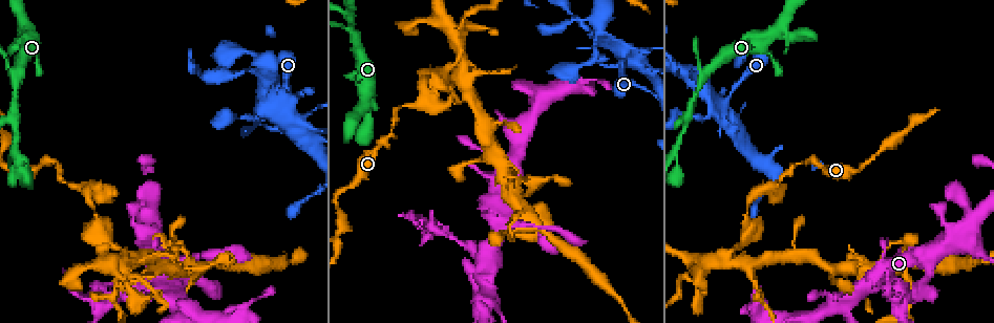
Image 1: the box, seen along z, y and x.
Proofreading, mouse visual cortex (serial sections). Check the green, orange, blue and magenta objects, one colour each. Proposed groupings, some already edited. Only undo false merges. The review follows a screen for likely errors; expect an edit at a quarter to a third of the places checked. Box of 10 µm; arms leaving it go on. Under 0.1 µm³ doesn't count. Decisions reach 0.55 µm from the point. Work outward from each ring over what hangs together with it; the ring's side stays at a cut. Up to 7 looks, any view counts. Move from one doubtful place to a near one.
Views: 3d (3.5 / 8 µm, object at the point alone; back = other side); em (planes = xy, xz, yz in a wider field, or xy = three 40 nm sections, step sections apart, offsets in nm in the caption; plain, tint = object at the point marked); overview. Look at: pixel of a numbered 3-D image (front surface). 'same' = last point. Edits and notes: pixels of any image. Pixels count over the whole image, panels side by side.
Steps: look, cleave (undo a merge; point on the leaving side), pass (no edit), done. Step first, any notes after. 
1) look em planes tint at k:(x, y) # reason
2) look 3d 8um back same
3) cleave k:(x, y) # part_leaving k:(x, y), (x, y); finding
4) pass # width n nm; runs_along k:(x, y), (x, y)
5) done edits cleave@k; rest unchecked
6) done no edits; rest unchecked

look 3d 3.5um at 1:(931, 268) # sudden change in width

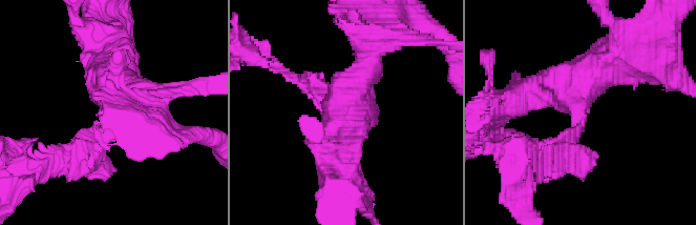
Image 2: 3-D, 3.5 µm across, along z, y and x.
look em xy step 3 tint at 2:(577, 110) # arms 3; arm_widths 200, 450, 450 nm; shape alone is not enough

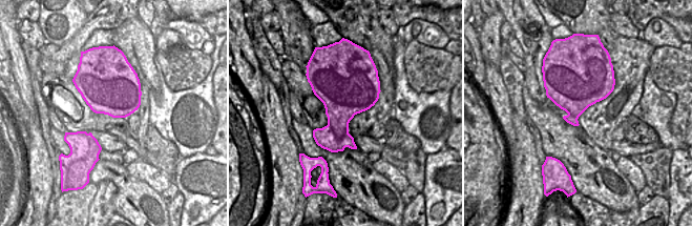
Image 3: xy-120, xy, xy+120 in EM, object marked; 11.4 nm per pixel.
cleave 2:(30, 157) # border 3:(327, 125), (339, 139), (348, 132); a second cell is stuck on

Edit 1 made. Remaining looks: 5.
look overview # see it whole again

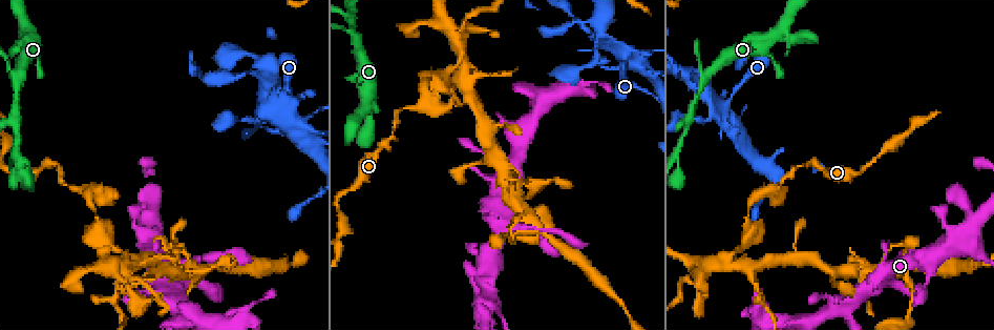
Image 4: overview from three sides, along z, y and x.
look 3d 3.5um at 4:(723, 111) # abrupt turn

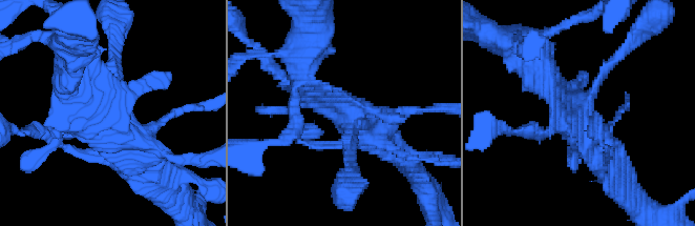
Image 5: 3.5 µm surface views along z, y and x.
look em xy step 5 tint at 5:(350, 117) # need the tissue

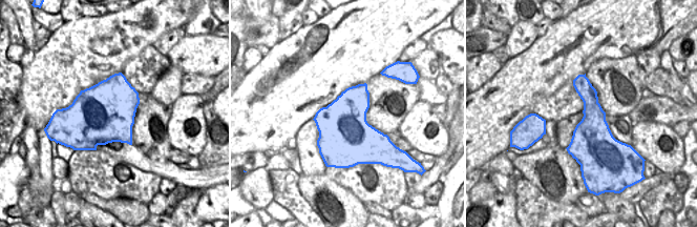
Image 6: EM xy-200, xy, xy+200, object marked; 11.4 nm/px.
pass # runs_along 5:(111, 60), (114, 124), (156, 166); all the same cell

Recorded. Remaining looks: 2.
look 3d 8um at 4:(423, 105) # sharp bend

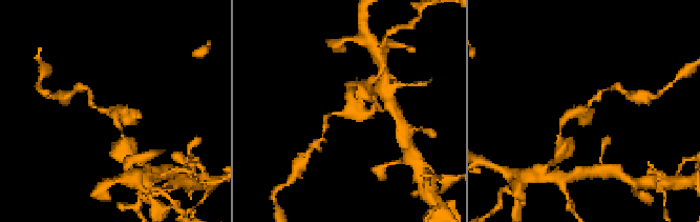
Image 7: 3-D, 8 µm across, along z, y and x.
look em xy step 5 tint same

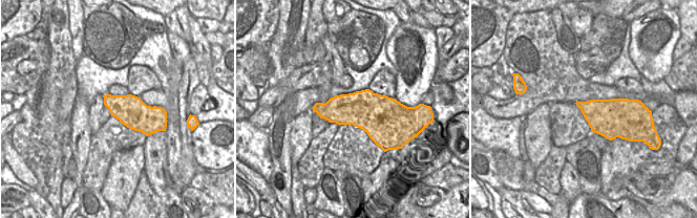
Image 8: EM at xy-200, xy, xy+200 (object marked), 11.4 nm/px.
pass # runs_along 7:(594, 99), (561, 125); continuous, no second cell

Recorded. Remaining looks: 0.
done edits cleave@2; rest unchecked

